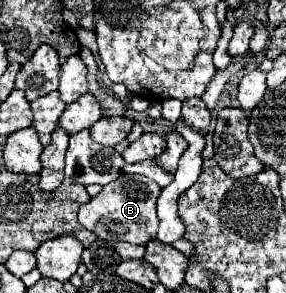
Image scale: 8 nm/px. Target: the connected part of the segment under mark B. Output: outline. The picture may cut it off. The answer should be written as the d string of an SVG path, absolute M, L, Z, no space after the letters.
M142 175L122 177L104 185L104 189L84 203L78 209L78 221L96 233L104 241L128 241L134 245L146 245L156 239L158 233L158 217L156 217L156 199L160 195L160 187Z

